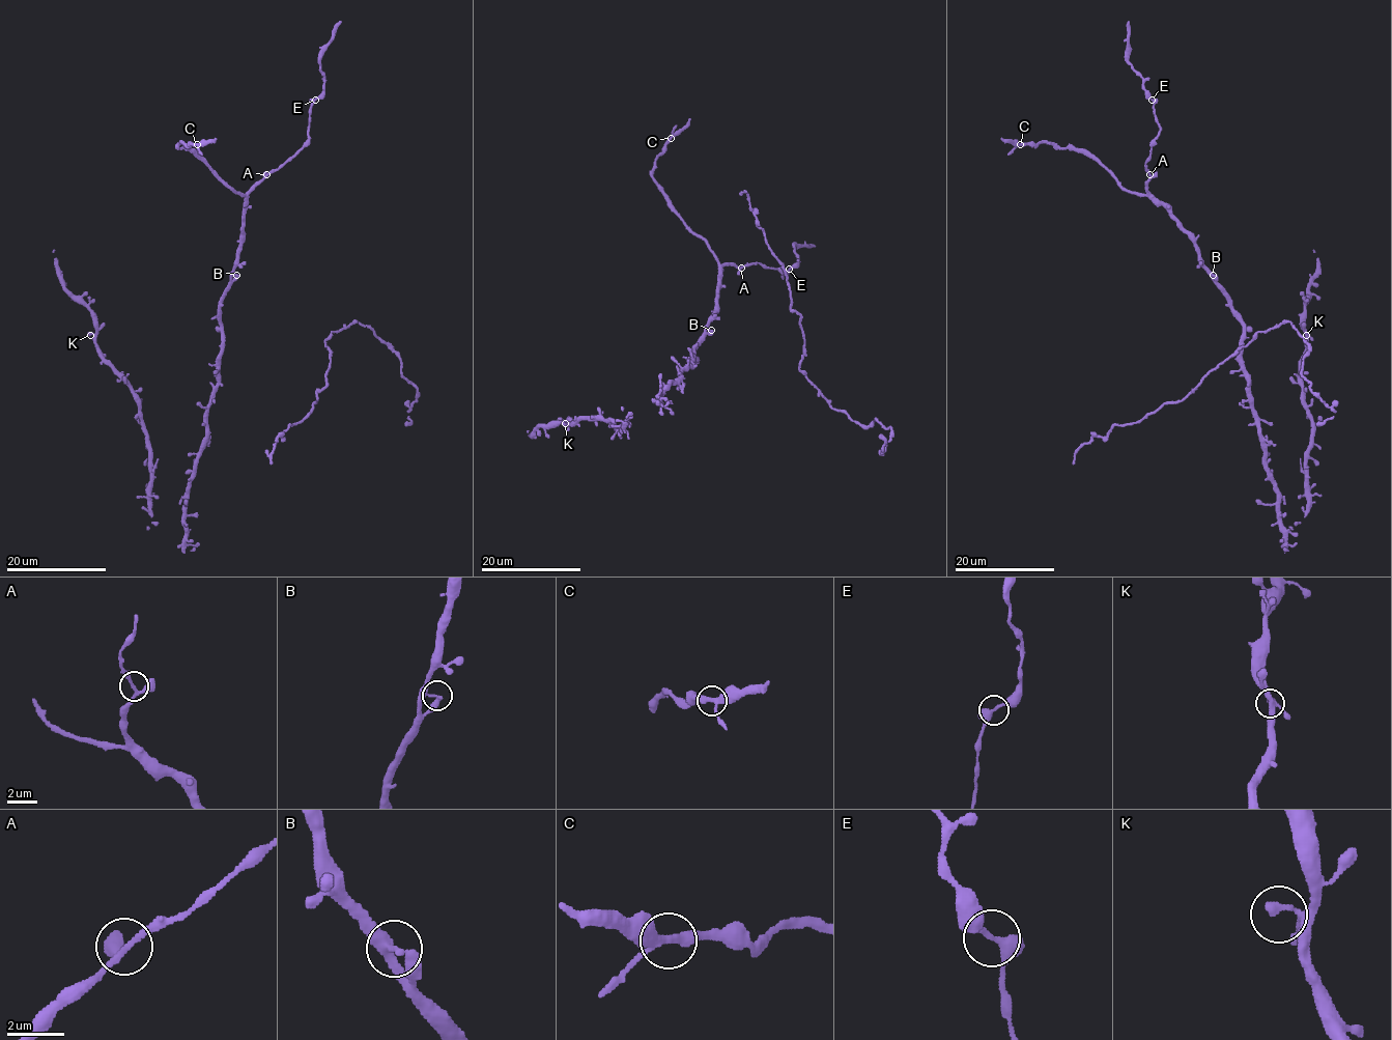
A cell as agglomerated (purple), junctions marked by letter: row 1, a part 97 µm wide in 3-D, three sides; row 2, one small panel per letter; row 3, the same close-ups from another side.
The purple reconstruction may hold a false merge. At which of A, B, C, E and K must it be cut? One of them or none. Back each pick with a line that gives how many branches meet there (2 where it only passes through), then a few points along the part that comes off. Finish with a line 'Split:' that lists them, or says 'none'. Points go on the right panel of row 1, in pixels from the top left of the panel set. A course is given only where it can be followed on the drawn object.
Split: none

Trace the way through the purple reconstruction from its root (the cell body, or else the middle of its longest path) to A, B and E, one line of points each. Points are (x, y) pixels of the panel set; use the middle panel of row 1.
A: (690, 366), (696, 360), (694, 348), (714, 313), (719, 270), (725, 264), (741, 268)
B: (690, 366), (696, 360), (694, 348), (711, 330)
E: (690, 366), (714, 313), (725, 264), (760, 262), (778, 269), (782, 277), (789, 269)

